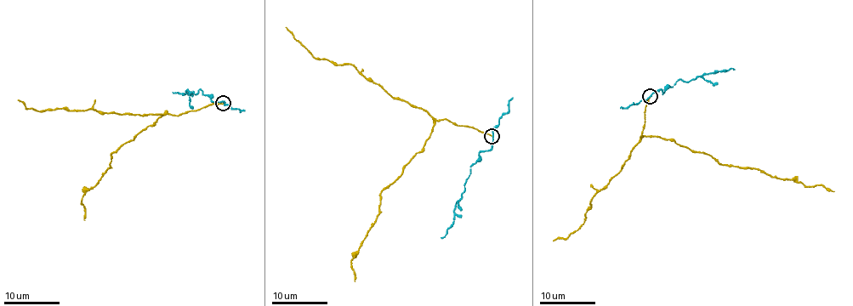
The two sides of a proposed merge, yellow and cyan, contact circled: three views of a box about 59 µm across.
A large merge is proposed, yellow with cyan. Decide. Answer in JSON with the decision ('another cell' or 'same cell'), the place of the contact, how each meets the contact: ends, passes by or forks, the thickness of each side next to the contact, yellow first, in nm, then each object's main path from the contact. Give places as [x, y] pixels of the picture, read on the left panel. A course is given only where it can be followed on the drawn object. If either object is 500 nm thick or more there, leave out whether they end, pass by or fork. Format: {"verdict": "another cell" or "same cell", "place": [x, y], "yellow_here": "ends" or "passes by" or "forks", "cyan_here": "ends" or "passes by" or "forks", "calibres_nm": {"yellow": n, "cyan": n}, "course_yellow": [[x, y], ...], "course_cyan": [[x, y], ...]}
{"verdict": "another cell", "place": [223, 103], "yellow_here": "ends", "cyan_here": "passes by", "calibres_nm": {"yellow": 140, "cyan": 160}, "course_yellow": [[223, 104], [179, 115], [162, 114], [156, 123], [111, 152], [110, 167], [82, 199], [84, 220]], "course_cyan": [[224, 104], [212, 100], [200, 90], [196, 94], [186, 90], [184, 95], [172, 92]]}

